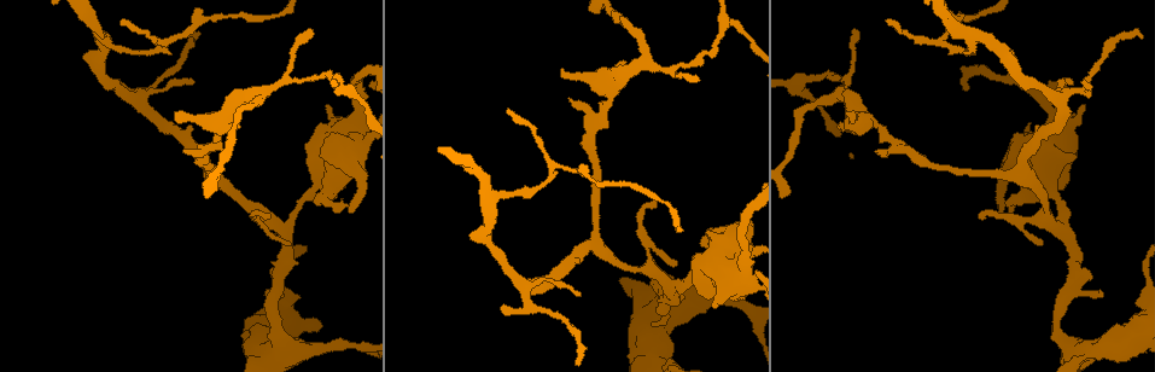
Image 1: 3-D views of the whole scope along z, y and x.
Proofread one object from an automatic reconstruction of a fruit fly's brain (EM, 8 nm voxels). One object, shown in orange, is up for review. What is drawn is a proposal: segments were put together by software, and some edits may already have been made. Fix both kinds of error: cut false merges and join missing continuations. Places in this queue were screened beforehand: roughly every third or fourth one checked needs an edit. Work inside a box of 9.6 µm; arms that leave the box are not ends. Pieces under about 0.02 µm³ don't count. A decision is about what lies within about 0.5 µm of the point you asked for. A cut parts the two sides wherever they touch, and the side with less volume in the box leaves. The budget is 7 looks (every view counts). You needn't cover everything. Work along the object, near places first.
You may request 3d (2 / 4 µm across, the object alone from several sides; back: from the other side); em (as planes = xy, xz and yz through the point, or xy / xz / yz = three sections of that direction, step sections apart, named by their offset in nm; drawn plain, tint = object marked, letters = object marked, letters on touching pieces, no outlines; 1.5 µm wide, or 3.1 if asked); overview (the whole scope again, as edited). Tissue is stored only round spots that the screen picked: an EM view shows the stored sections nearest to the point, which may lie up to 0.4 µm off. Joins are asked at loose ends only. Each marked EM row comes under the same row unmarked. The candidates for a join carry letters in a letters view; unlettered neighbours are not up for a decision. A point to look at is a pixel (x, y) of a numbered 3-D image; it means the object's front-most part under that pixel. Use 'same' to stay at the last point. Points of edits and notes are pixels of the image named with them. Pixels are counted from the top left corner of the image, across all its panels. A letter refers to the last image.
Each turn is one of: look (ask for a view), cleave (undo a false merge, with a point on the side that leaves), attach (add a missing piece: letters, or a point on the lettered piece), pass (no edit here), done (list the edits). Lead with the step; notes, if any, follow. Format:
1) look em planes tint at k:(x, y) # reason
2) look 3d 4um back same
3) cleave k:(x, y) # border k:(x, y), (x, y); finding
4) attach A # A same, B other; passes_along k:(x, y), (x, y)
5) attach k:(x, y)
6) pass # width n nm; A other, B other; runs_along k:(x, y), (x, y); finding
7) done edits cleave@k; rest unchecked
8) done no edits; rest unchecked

look 3d 2um at 1:(240, 127) # free end

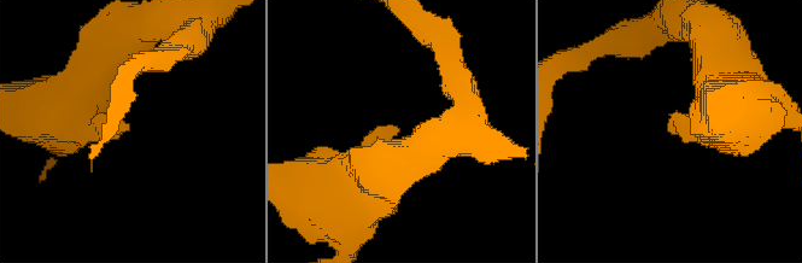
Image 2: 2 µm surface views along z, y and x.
look em planes letters at 2:(670, 125)

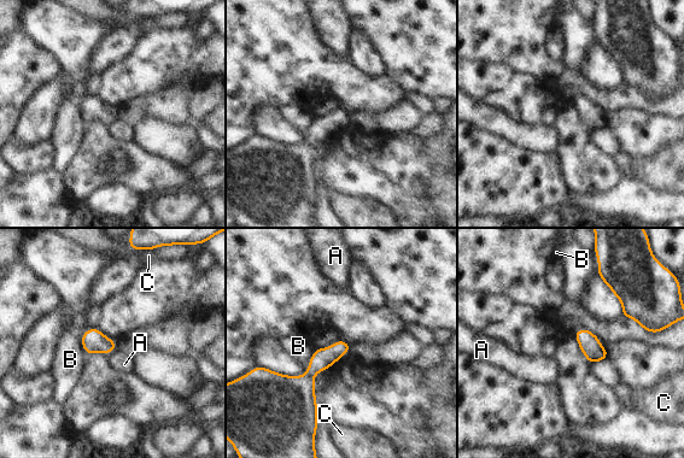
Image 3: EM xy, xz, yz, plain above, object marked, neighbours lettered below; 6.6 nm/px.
pass # A other, B other, C other; border 3:(116, 347), (109, 353); no lettered piece goes on from it

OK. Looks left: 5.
look 3d 4um back at 1:(362, 145) # thick turns thin

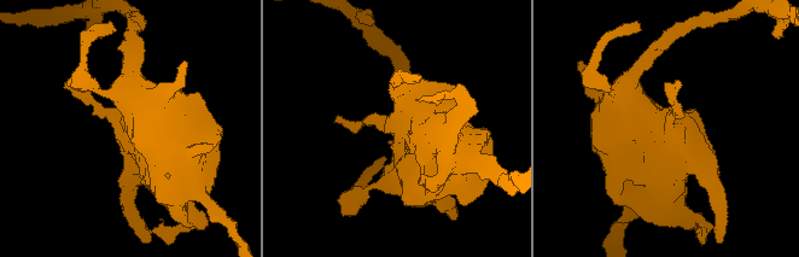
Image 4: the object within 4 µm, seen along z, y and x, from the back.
look em xy step 8 tint at 4:(668, 127) # now the EM

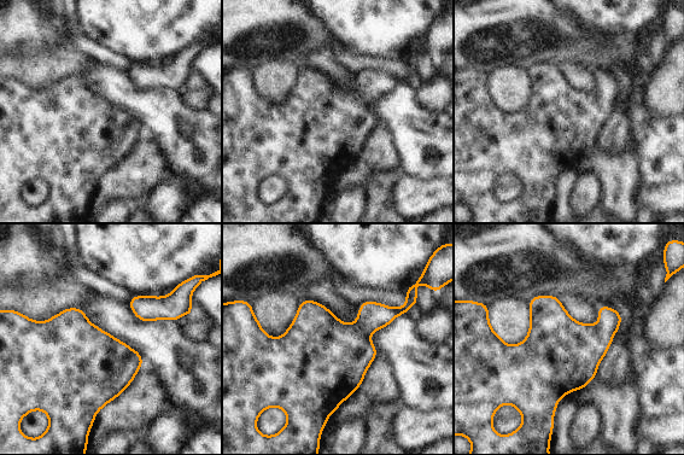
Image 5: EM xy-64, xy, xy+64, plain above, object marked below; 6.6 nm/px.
look em planes letters same

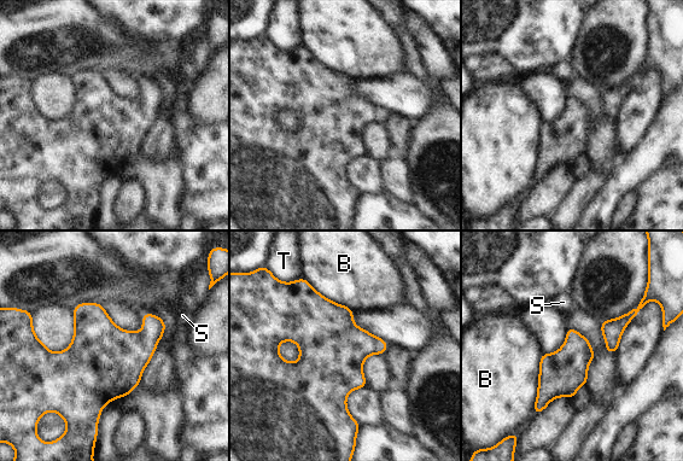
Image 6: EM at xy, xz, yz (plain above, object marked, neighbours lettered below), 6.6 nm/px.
pass # B other, S other, T other; continuous, no second neuron

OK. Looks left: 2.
look em xy step 4 letters at 1:(577, 292) # free end

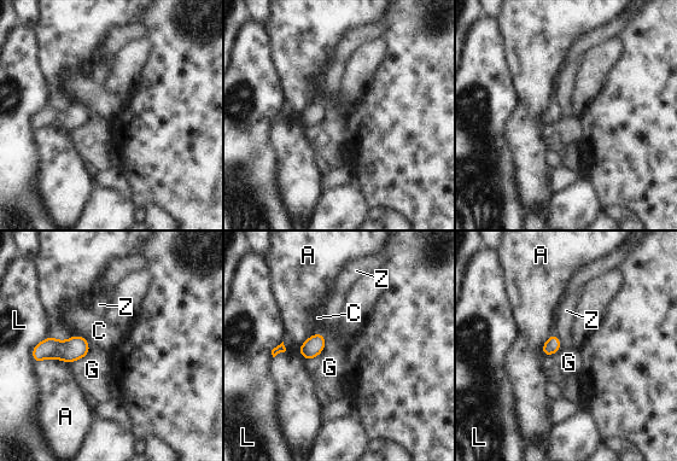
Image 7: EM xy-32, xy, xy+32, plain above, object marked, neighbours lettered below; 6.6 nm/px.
look em xz step 8 letters same # another direction

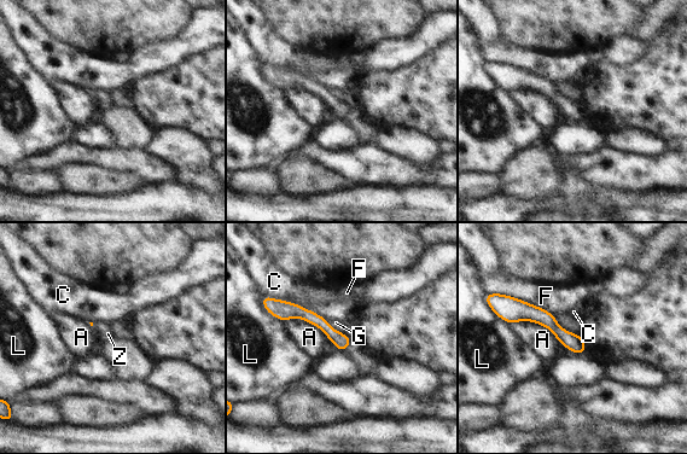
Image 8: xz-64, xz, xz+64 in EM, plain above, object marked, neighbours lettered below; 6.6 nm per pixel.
pass # longest_contact C 420 nm; A other, C other, F other, G other, L other, Z other; none of them fits

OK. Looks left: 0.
done no edits; rest unchecked

